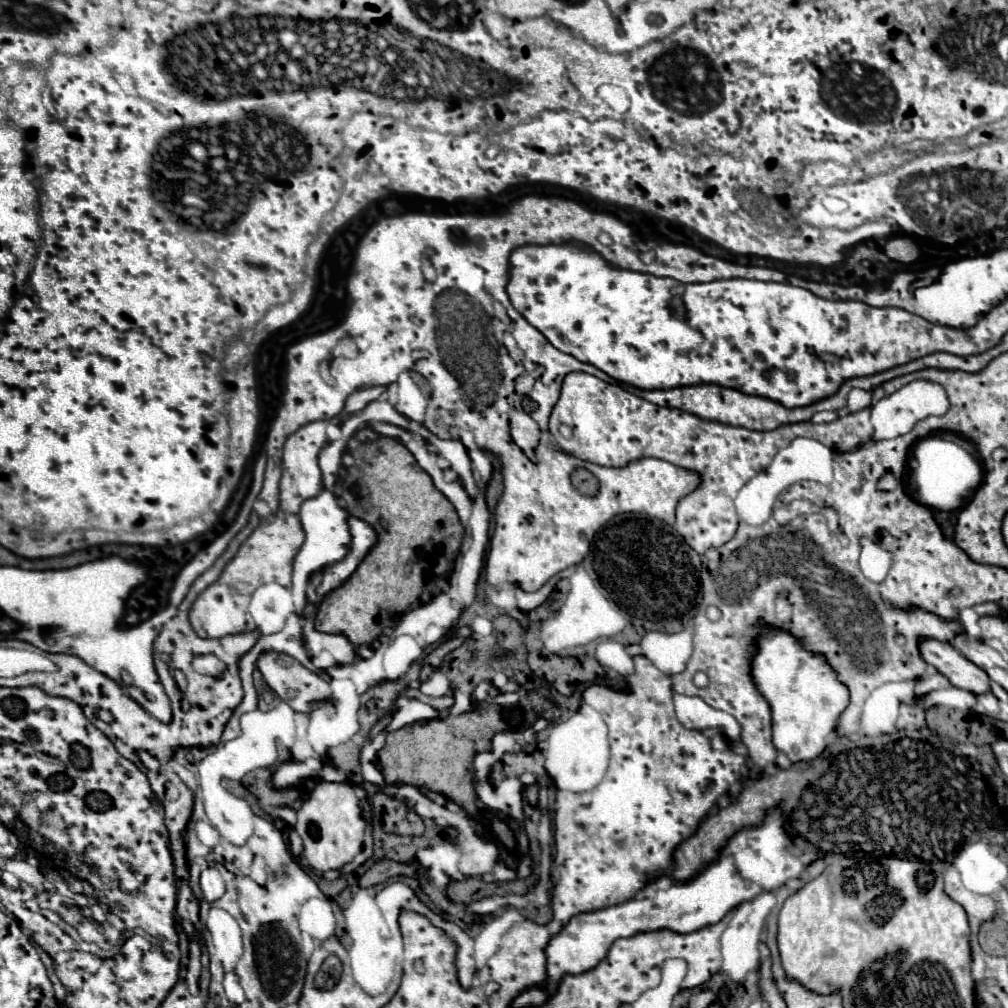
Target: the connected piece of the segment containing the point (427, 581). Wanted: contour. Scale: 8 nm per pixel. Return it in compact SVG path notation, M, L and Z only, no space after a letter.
M378 435L376 439L362 443L362 445L356 449L356 453L352 453L352 455L354 455L354 465L348 469L348 477L344 477L344 479L340 481L340 487L342 487L340 501L342 501L342 507L344 507L352 517L364 519L368 525L374 527L374 531L378 533L378 541L376 541L376 545L370 549L370 553L364 557L364 561L358 565L358 569L352 573L352 577L350 577L346 583L342 583L340 587L332 589L332 591L322 599L320 611L318 611L318 617L316 617L316 629L318 629L318 631L324 631L324 633L344 633L344 635L348 635L348 639L350 639L354 645L364 645L364 643L372 643L384 629L392 627L392 625L394 625L394 623L392 623L392 617L394 617L396 613L406 611L414 601L422 601L422 599L430 593L428 589L430 589L430 585L432 585L432 581L434 581L436 575L446 575L446 573L448 573L448 561L452 559L452 563L454 563L454 557L456 557L458 551L460 551L460 543L462 543L462 537L464 537L464 527L462 527L462 523L460 523L460 517L458 517L454 505L434 487L430 475L416 463L414 455L412 455L398 439Z

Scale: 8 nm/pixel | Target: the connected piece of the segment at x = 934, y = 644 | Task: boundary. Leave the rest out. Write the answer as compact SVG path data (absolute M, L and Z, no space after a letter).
M920 639L920 655L928 665L936 667L952 685L970 693L990 691L988 675L972 661L962 657L950 643L938 639Z

